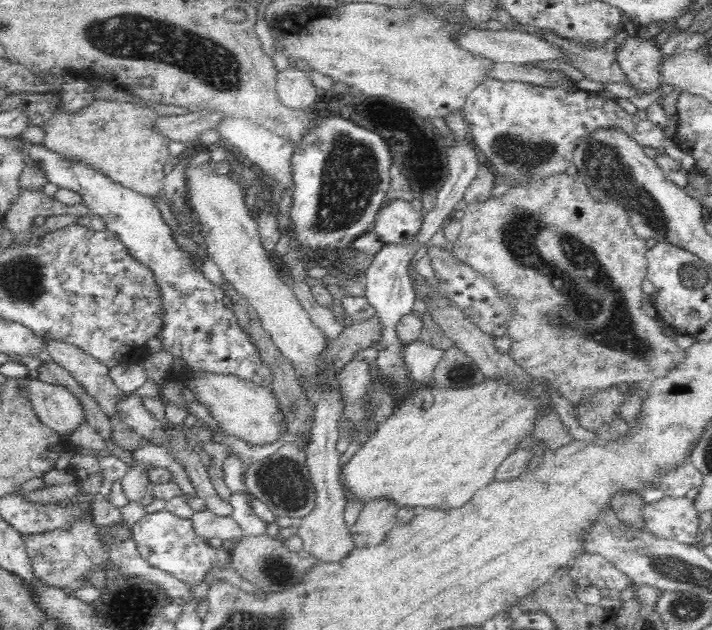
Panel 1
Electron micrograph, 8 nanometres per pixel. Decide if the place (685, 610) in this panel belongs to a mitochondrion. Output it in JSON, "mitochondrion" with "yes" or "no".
{"mitochondrion":"yes"}

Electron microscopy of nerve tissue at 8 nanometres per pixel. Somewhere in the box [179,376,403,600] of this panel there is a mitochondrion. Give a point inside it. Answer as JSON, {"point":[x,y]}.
{"point":[279,481]}

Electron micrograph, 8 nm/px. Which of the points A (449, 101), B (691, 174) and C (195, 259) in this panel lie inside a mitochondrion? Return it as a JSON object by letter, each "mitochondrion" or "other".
{"A":"other","B":"other","C":"other"}

